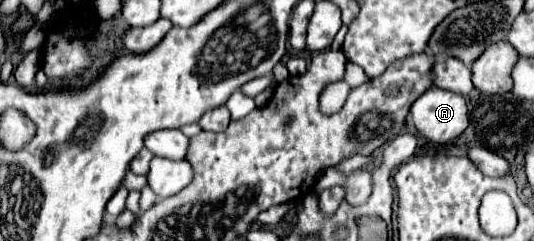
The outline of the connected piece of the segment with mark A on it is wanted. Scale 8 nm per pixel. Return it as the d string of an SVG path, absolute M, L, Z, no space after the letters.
M431 86L411 106L411 120L419 134L433 142L449 142L469 126L467 102L461 94Z

